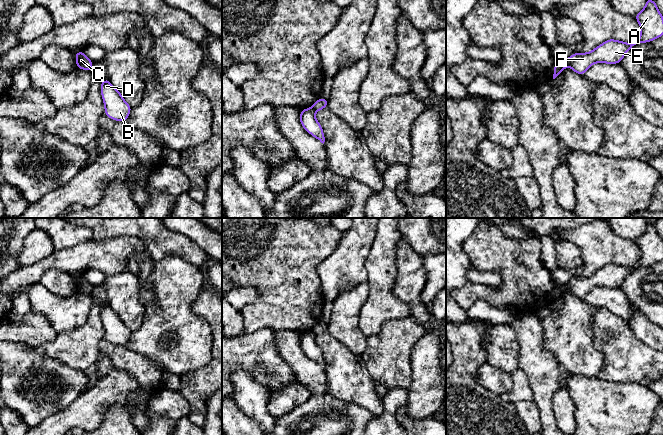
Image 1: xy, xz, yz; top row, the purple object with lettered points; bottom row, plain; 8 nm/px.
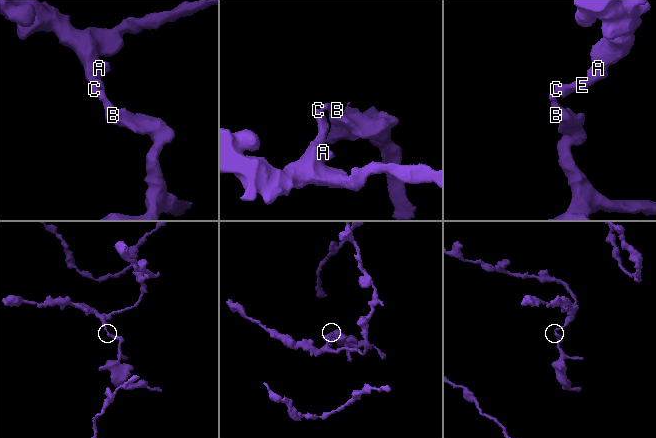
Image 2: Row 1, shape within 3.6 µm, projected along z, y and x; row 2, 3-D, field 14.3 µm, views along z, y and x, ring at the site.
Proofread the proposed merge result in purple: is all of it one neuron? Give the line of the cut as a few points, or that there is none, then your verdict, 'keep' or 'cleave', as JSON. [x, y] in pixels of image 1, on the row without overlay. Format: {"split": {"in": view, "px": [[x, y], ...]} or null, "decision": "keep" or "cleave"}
{"split": {"in": "yz", "px": [[559, 287], [562, 292]]}, "decision": "cleave"}

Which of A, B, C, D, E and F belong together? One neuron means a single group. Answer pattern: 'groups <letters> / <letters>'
groups A C E F / B D

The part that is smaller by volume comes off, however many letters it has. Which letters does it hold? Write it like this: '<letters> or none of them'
B, D

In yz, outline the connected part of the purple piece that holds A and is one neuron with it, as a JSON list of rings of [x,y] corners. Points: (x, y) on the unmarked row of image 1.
[[[646,224],[645,231],[635,239],[641,251],[641,258],[636,266],[625,267],[609,263],[588,277],[573,277],[560,286],[561,291],[569,290],[574,296],[584,299],[593,287],[621,287],[626,276],[640,267],[651,266],[663,260],[663,240],[659,236],[655,224]]]

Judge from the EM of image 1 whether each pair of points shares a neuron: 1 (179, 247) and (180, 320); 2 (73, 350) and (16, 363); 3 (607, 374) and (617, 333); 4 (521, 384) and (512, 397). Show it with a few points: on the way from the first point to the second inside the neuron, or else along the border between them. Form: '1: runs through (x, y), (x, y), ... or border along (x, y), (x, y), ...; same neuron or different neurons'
1: border along (156, 260), (179, 256), (200, 268); different neurons
2: border along (28, 348), (40, 355), (56, 358), (67, 365); different neurons
3: runs through (617, 364), (617, 343); same neuron
4: runs through (520, 387), (515, 394); same neuron

